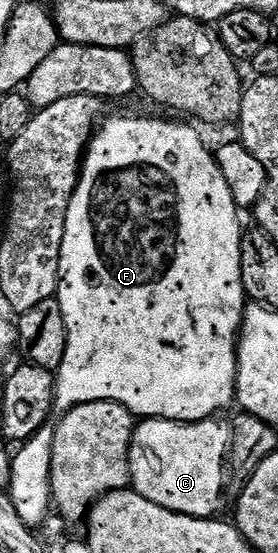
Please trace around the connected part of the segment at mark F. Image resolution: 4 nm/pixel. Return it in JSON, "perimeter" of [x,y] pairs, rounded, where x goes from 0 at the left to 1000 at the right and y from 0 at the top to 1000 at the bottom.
{"perimeter":[[[417,208],[417,210],[410,210],[410,212],[406,212],[406,215],[388,215],[388,217],[381,217],[381,215],[385,215],[385,213],[378,213],[378,215],[374,215],[374,217],[371,217],[371,221],[363,221],[363,222],[360,222],[360,224],[356,224],[356,228],[349,228],[349,230],[345,230],[345,231],[342,231],[342,237],[338,237],[338,242],[335,242],[335,244],[331,244],[331,248],[327,248],[327,251],[324,251],[324,257],[320,257],[320,260],[317,260],[317,264],[313,264],[313,268],[309,268],[309,271],[306,271],[306,277],[302,277],[302,286],[299,286],[299,289],[295,289],[295,293],[291,293],[291,298],[288,298],[288,316],[284,316],[284,322],[281,322],[281,324],[277,324],[277,327],[273,327],[273,338],[270,338],[270,340],[263,340],[263,344],[259,344],[259,354],[255,354],[255,356],[252,356],[252,363],[248,363],[248,365],[245,365],[245,376],[241,376],[241,378],[237,378],[237,389],[234,389],[234,392],[230,392],[230,418],[227,418],[227,420],[219,420],[219,423],[216,423],[216,470],[212,470],[212,472],[209,472],[209,501],[205,501],[205,503],[201,503],[201,530],[198,530],[198,535],[194,535],[194,539],[198,539],[198,542],[201,542],[201,550],[209,550],[209,553],[216,553],[216,559],[219,559],[219,562],[223,562],[223,573],[227,573],[227,575],[230,575],[230,644],[227,644],[227,646],[223,646],[223,649],[219,649],[219,653],[216,653],[216,662],[212,662],[212,664],[205,664],[205,665],[198,665],[198,671],[194,671],[194,736],[198,736],[198,741],[201,741],[201,736],[205,736],[205,740],[209,740],[209,741],[205,741],[205,745],[216,745],[216,747],[227,747],[227,745],[237,745],[237,743],[248,743],[248,741],[252,741],[252,740],[255,740],[255,736],[277,736],[277,734],[281,734],[281,732],[295,732],[295,731],[299,731],[299,729],[421,729],[421,731],[424,731],[424,732],[439,732],[439,734],[442,734],[442,736],[446,736],[446,738],[450,738],[450,740],[453,740],[453,741],[457,741],[457,743],[471,743],[471,745],[475,745],[475,749],[478,749],[478,752],[489,752],[489,754],[500,754],[500,756],[504,756],[504,758],[507,758],[507,759],[522,759],[522,758],[608,758],[608,759],[612,759],[612,761],[640,761],[640,763],[644,763],[644,765],[709,765],[709,763],[712,763],[712,761],[727,761],[727,759],[730,759],[730,758],[759,758],[759,756],[766,756],[766,754],[777,754],[777,752],[788,752],[788,750],[791,750],[791,749],[795,749],[795,747],[791,747],[791,745],[788,745],[788,743],[806,743],[806,741],[813,741],[813,740],[817,740],[817,736],[820,736],[820,734],[827,734],[827,732],[831,732],[831,734],[838,734],[838,729],[842,729],[842,723],[845,723],[845,718],[849,718],[849,631],[853,631],[853,626],[856,626],[856,604],[860,604],[860,600],[863,600],[863,586],[867,586],[867,584],[871,584],[871,582],[874,582],[874,577],[878,577],[878,557],[881,557],[881,553],[885,553],[885,535],[881,535],[881,532],[878,532],[878,517],[874,517],[874,515],[871,515],[871,479],[867,479],[867,477],[863,477],[863,427],[867,427],[867,423],[871,423],[871,409],[867,409],[867,410],[863,410],[863,396],[860,396],[860,392],[856,392],[856,391],[849,391],[849,387],[856,387],[856,376],[853,376],[853,371],[849,371],[849,365],[845,365],[845,363],[842,363],[842,356],[838,356],[838,354],[835,354],[835,351],[831,351],[831,349],[827,349],[827,335],[813,335],[813,320],[799,320],[799,313],[795,313],[795,311],[791,311],[791,307],[788,307],[788,306],[784,306],[784,298],[781,298],[781,297],[777,297],[777,284],[773,284],[773,278],[766,278],[766,275],[763,275],[763,273],[759,273],[759,271],[752,271],[752,273],[745,273],[745,269],[741,269],[741,268],[734,268],[734,259],[730,259],[730,255],[727,255],[727,253],[719,253],[719,244],[716,244],[716,241],[712,241],[712,239],[705,239],[705,237],[701,237],[701,233],[698,233],[698,231],[691,231],[691,230],[673,230],[673,226],[669,226],[669,224],[662,224],[662,222],[615,222],[615,219],[612,219],[612,217],[604,217],[604,215],[514,215],[514,212],[511,212],[511,210],[504,210],[504,208]]]}

